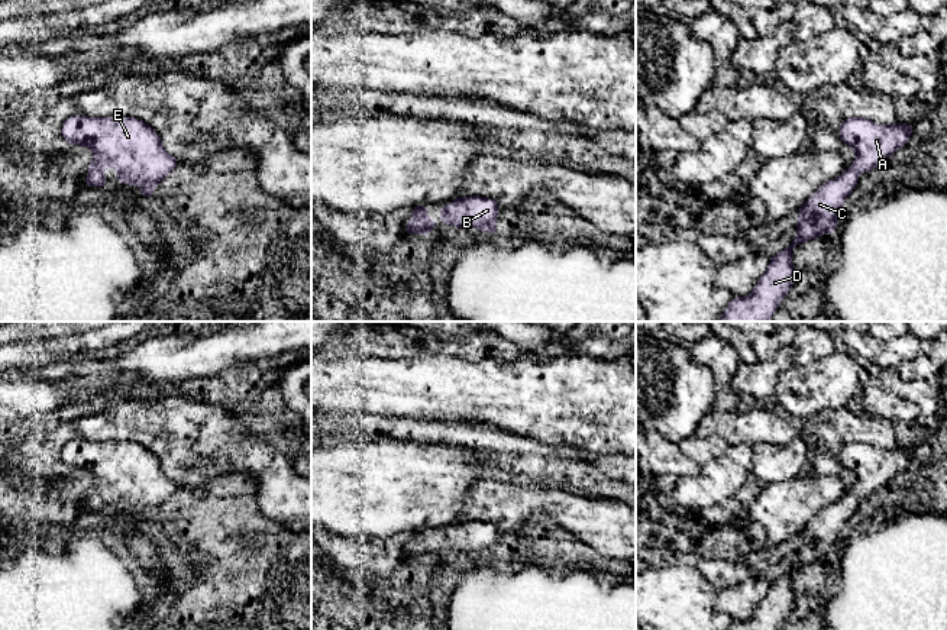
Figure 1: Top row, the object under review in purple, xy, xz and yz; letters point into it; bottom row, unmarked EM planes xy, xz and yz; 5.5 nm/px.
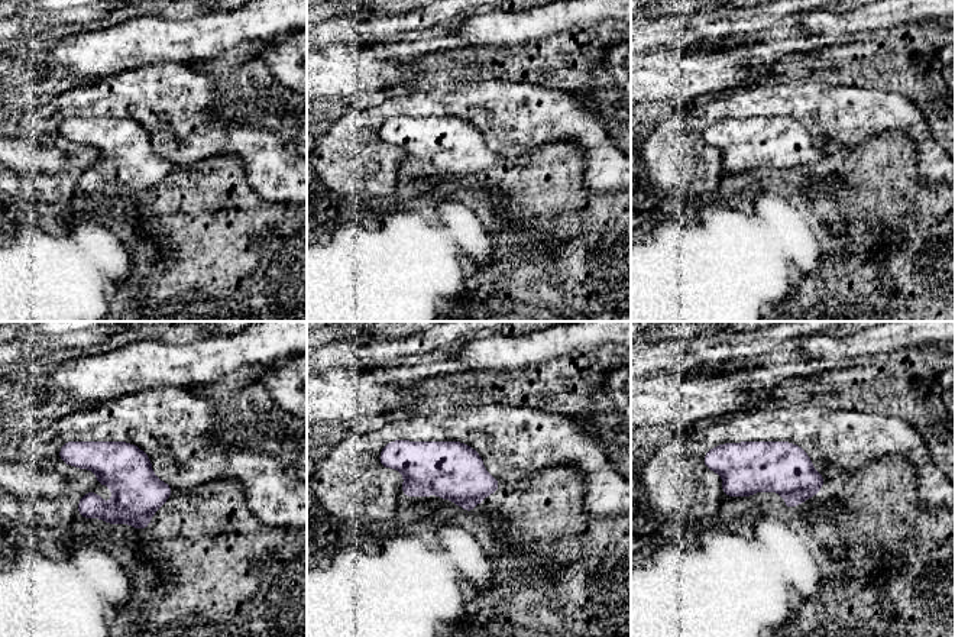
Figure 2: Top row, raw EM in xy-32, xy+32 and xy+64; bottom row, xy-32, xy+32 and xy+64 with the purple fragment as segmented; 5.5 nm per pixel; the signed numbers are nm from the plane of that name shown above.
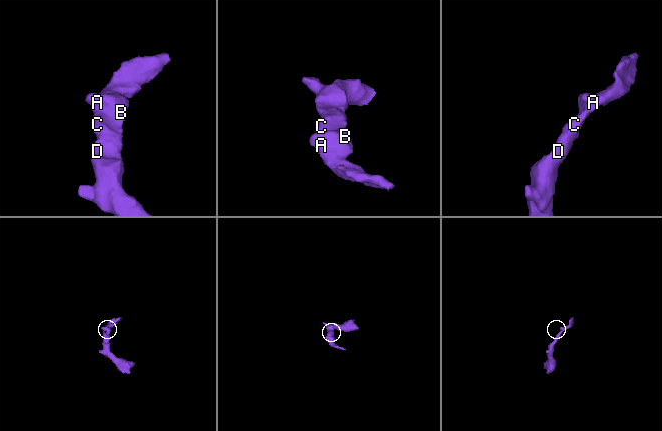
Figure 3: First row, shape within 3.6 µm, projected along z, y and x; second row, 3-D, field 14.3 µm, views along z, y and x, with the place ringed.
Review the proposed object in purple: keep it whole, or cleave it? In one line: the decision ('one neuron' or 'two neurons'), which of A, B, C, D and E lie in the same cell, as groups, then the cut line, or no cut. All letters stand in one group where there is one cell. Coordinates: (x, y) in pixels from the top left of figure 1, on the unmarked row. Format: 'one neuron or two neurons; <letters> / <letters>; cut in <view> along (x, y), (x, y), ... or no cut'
one neuron; A B C D E; no cut

